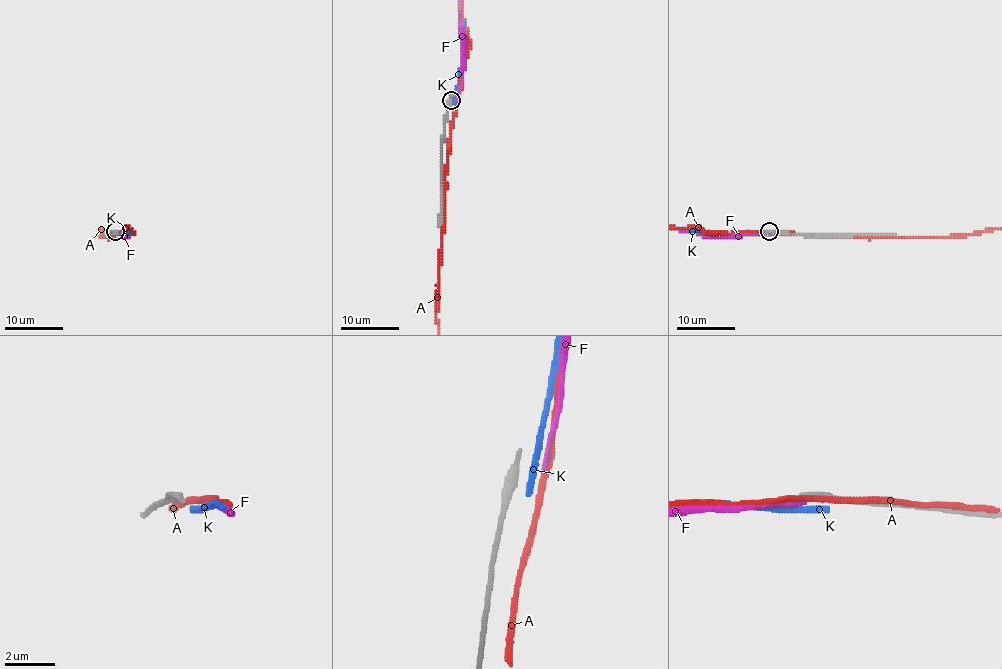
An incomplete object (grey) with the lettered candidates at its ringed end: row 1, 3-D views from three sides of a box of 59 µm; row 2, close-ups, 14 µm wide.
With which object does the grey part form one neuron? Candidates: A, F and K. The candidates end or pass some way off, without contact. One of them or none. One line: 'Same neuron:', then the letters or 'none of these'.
Same neuron: none of these

